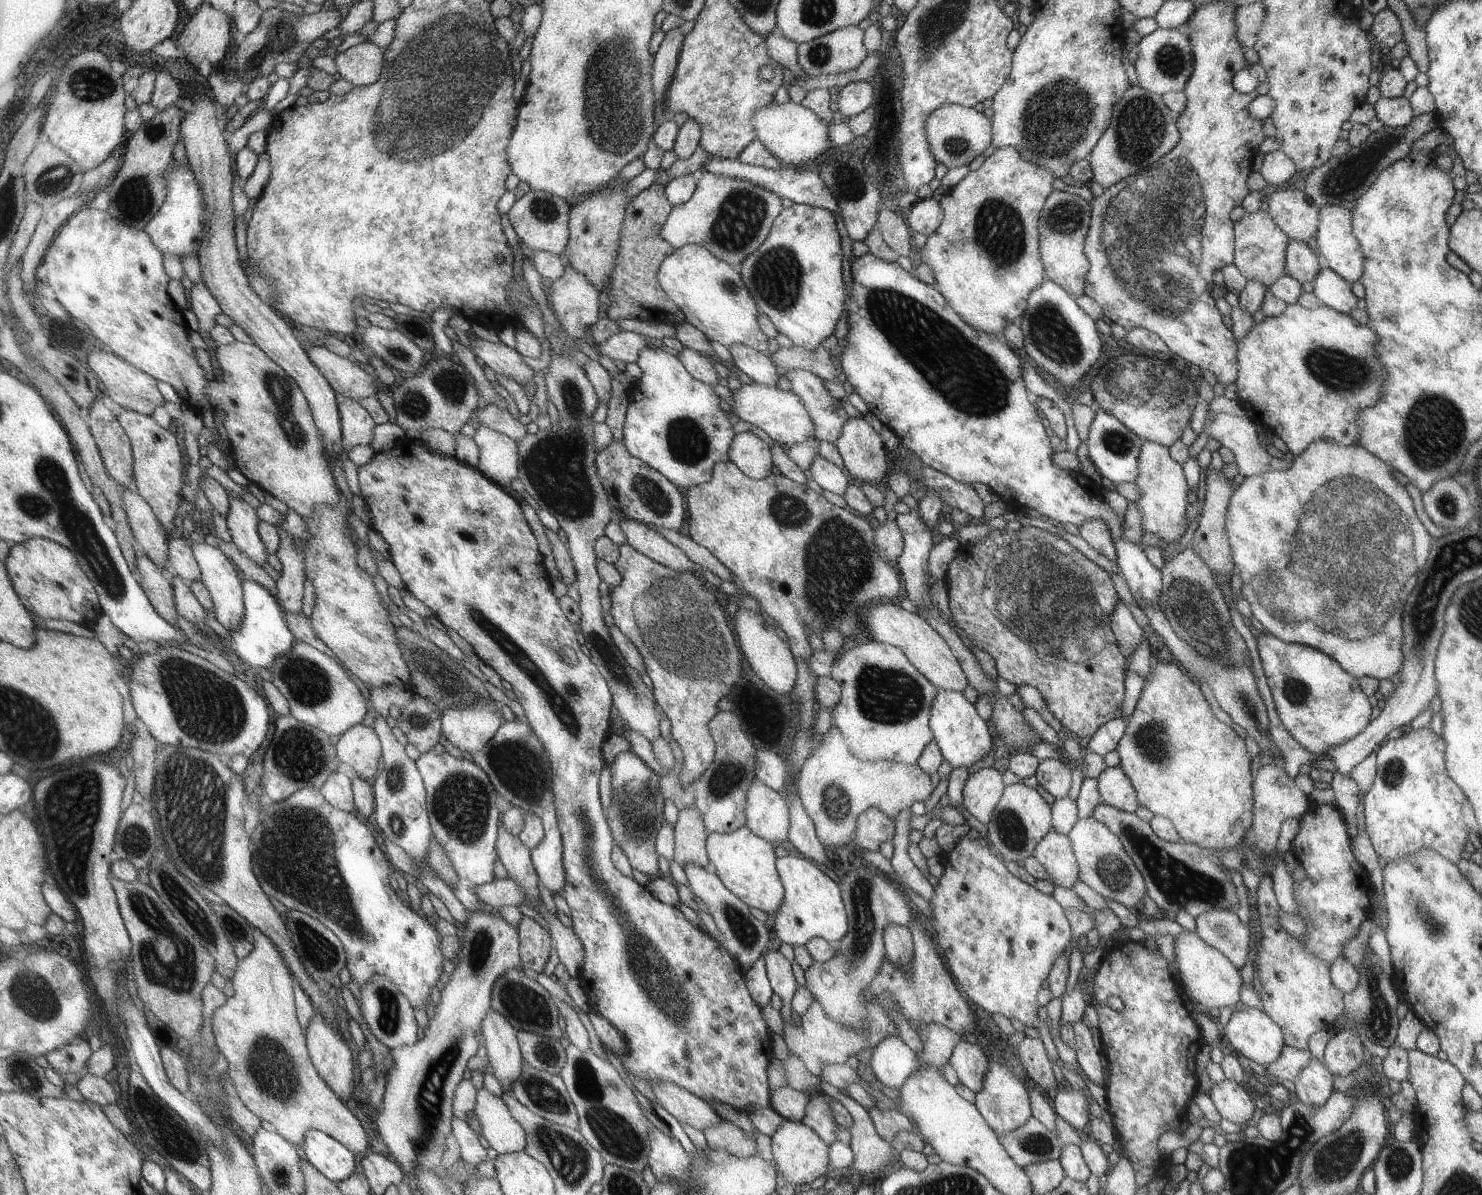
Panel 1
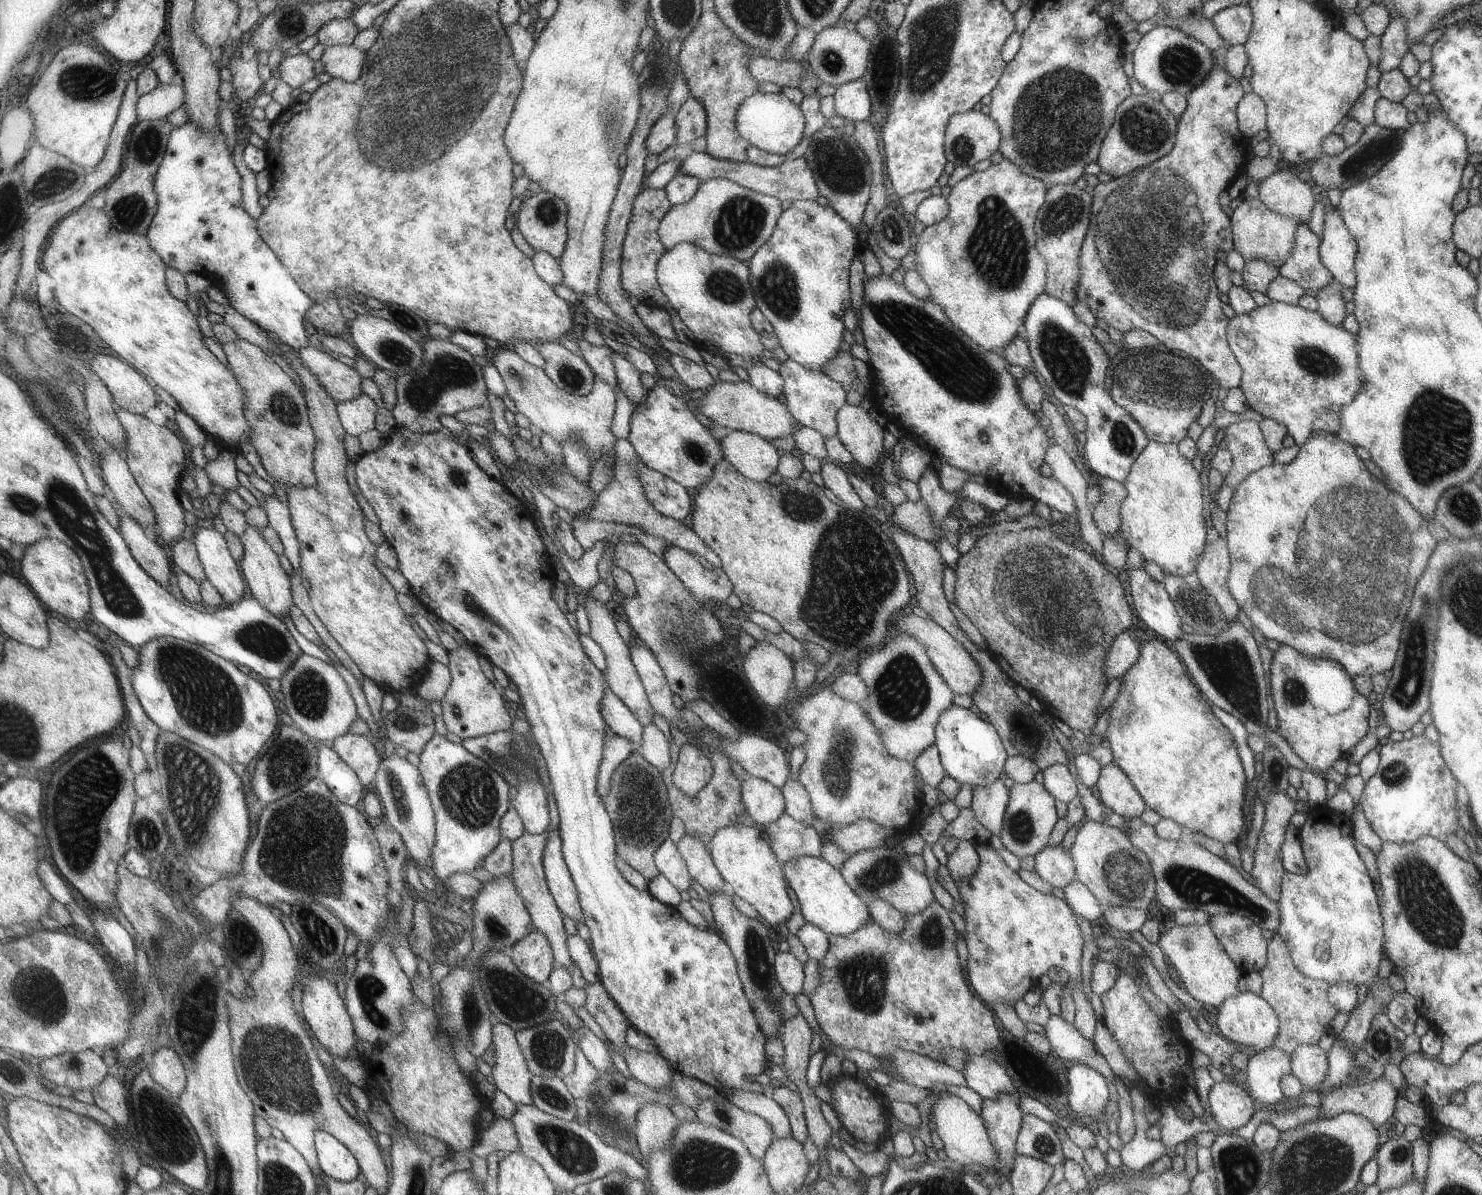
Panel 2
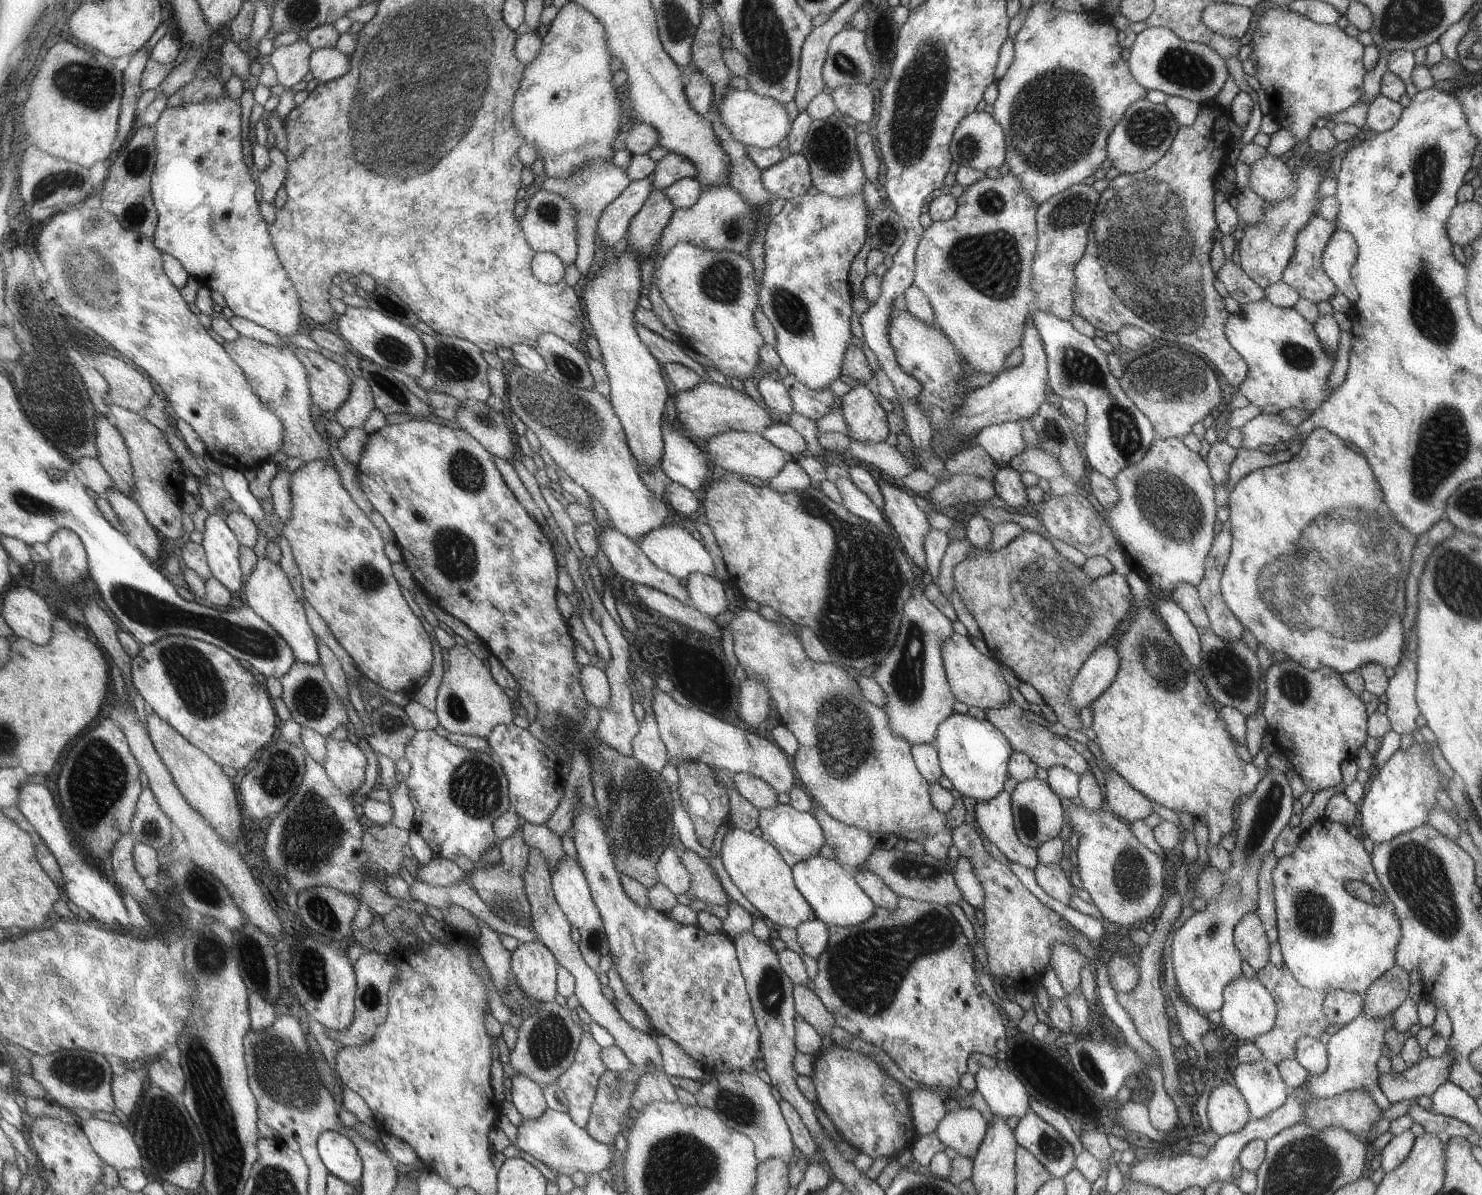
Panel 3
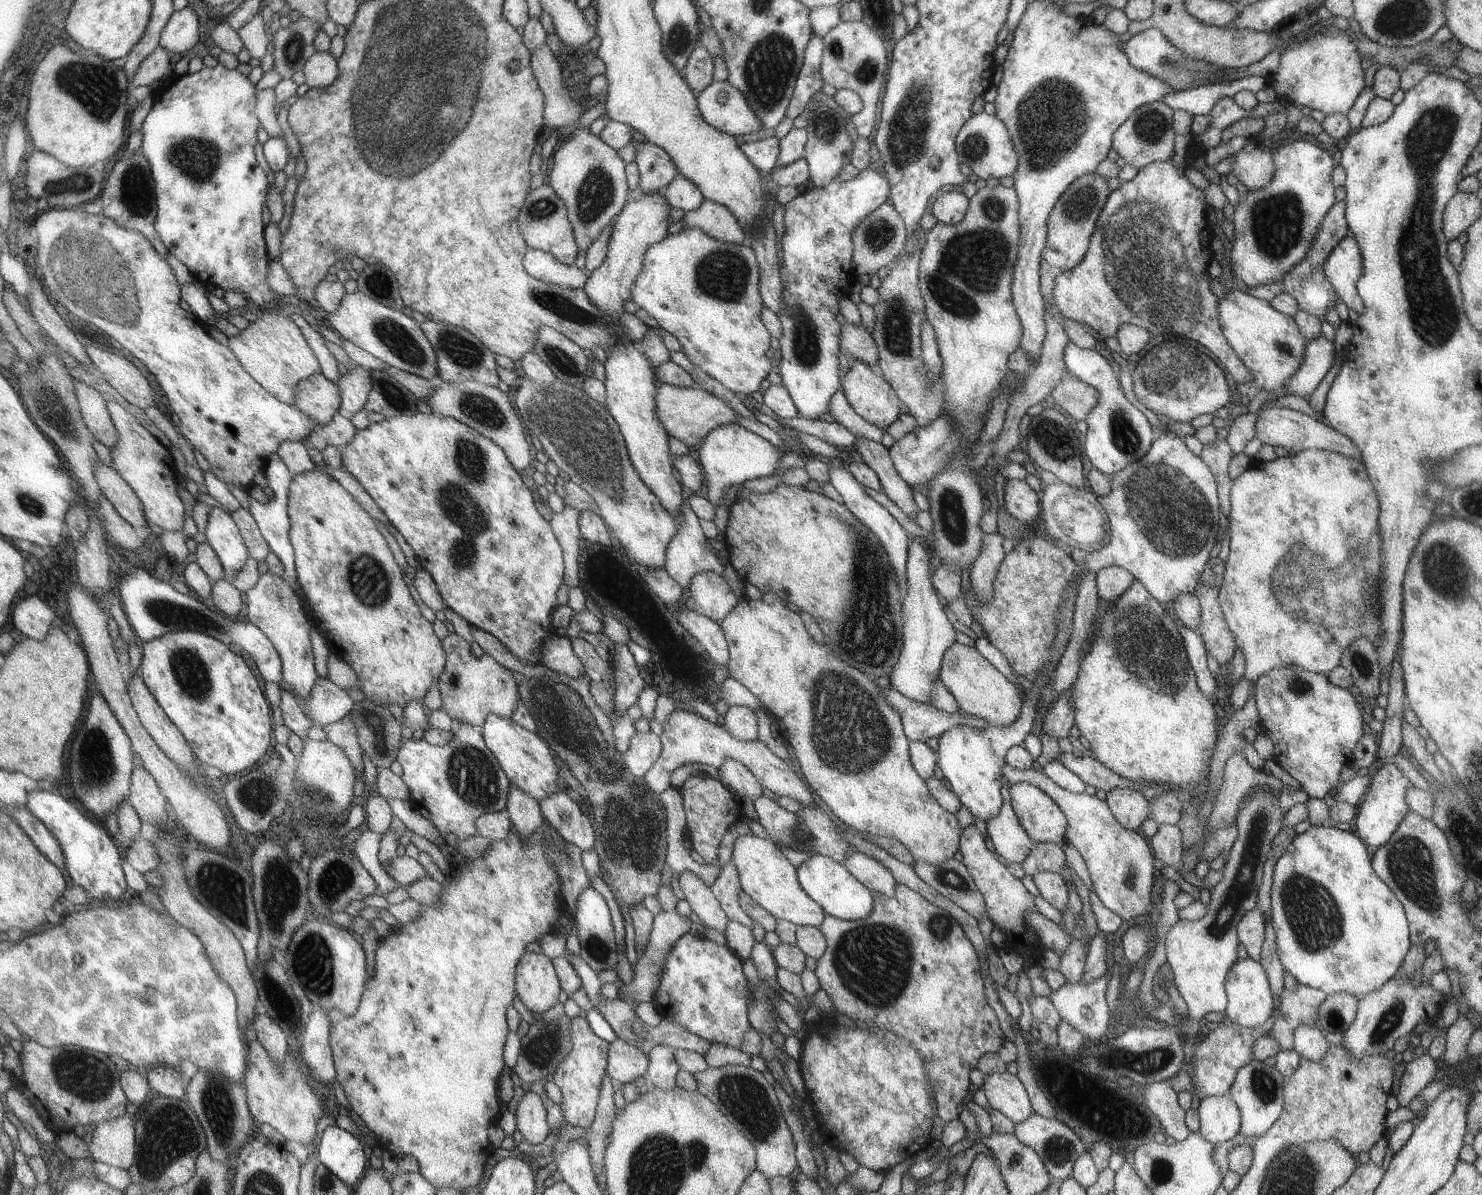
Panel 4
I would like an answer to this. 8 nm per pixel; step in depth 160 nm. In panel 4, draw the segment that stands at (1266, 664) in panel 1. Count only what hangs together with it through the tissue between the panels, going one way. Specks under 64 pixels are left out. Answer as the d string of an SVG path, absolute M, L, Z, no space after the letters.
M1283 666L1283 668L1275 668L1270 672L1265 672L1265 674L1259 676L1258 679L1254 681L1254 687L1254 704L1257 714L1259 714L1259 724L1261 724L1260 732L1266 734L1272 742L1274 748L1272 750L1272 759L1275 761L1275 764L1286 769L1286 771L1299 782L1300 787L1307 793L1308 797L1323 799L1323 796L1329 792L1329 789L1337 784L1341 769L1347 765L1351 759L1351 752L1355 746L1355 742L1357 742L1357 740L1361 738L1361 734L1363 734L1363 732L1361 732L1363 720L1361 720L1361 714L1359 714L1359 710L1357 710L1357 706L1355 706L1353 696L1351 696L1347 690L1330 684L1329 678L1325 675L1321 673L1314 674L1295 666Z

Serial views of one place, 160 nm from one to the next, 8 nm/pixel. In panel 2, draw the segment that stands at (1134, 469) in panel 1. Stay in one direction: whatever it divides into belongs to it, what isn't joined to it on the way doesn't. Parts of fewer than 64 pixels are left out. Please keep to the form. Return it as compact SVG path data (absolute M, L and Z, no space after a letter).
M1042 293L1026 312L1026 343L1032 367L1051 388L1051 394L1064 407L1081 411L1086 420L1083 456L1090 470L1103 478L1120 483L1125 480L1142 450L1150 443L1144 430L1130 414L1103 390L1107 366L1112 366L1101 344L1089 332L1091 327L1075 316L1073 308L1061 299Z

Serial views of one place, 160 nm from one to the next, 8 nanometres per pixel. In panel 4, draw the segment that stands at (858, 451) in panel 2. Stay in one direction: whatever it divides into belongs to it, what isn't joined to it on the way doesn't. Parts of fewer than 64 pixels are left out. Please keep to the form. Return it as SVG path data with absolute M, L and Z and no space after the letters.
M855 358L851 361L840 390L855 414L875 426L887 428L900 416L898 394L885 378L873 376L866 361Z

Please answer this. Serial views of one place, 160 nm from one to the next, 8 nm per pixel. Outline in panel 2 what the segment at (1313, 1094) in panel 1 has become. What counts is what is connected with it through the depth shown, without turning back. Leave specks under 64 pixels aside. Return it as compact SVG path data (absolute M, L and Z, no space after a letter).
M1299 1045L1290 1056L1290 1069L1303 1089L1313 1091L1327 1074L1326 1054L1318 1045Z

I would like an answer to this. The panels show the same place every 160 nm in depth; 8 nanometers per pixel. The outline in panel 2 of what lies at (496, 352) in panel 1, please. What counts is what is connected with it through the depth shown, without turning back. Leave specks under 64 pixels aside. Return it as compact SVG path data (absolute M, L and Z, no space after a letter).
M500 347L491 362L503 376L508 394L514 401L517 411L528 417L541 431L548 432L559 442L575 434L587 444L589 460L593 460L604 449L609 450L614 462L616 461L615 443L619 438L613 436L611 432L615 406L617 406L617 392L614 386L597 377L594 391L587 396L578 397L564 391L554 380L551 380L544 368L527 362L513 347Z

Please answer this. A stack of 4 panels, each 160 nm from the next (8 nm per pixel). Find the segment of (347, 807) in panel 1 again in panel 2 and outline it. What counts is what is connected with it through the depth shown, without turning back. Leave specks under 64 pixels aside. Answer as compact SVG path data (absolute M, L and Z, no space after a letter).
M319 744L319 776L330 786L340 801L351 807L361 802L365 786L354 768L333 748Z

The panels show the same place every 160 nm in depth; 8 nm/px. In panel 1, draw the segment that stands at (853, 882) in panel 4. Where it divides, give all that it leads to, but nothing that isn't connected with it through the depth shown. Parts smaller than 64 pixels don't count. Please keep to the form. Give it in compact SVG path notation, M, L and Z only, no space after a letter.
M789 854L778 859L778 872L785 896L782 907L774 914L773 929L780 943L793 947L820 937L834 944L847 934L847 915L839 888L833 880L809 860Z

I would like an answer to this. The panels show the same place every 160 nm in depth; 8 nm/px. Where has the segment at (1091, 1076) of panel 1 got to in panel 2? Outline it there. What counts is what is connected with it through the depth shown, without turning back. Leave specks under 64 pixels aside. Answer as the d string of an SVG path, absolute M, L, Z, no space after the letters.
M974 842L974 849L978 856L978 867L969 882L955 884L961 895L964 913L964 941L967 953L967 974L971 988L978 992L979 998L987 1004L1009 1004L1014 1006L1019 999L1033 986L1033 982L1045 974L1048 968L1055 966L1063 968L1070 977L1069 981L1075 986L1072 998L1074 999L1074 1026L1080 1031L1081 1036L1092 1040L1096 1023L1089 1000L1082 994L1083 984L1079 970L1081 962L1081 950L1083 938L1077 927L1076 916L1063 900L1052 894L1043 894L1040 891L1029 888L1013 870L1007 868L1007 864L999 858L997 851L993 850L989 843Z

